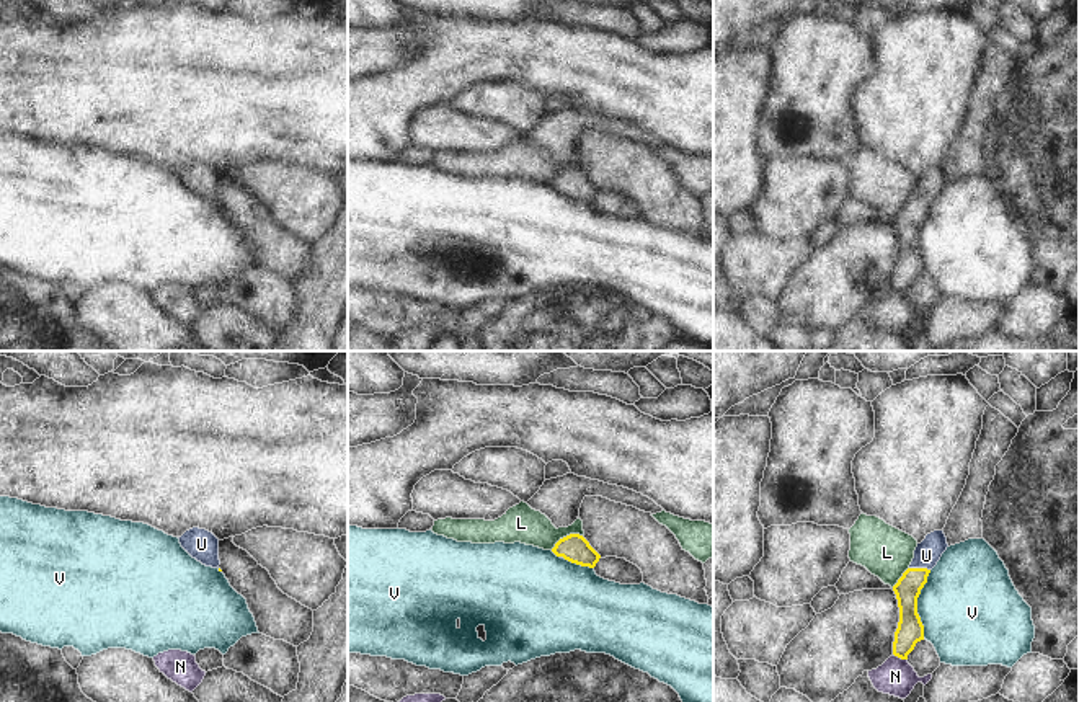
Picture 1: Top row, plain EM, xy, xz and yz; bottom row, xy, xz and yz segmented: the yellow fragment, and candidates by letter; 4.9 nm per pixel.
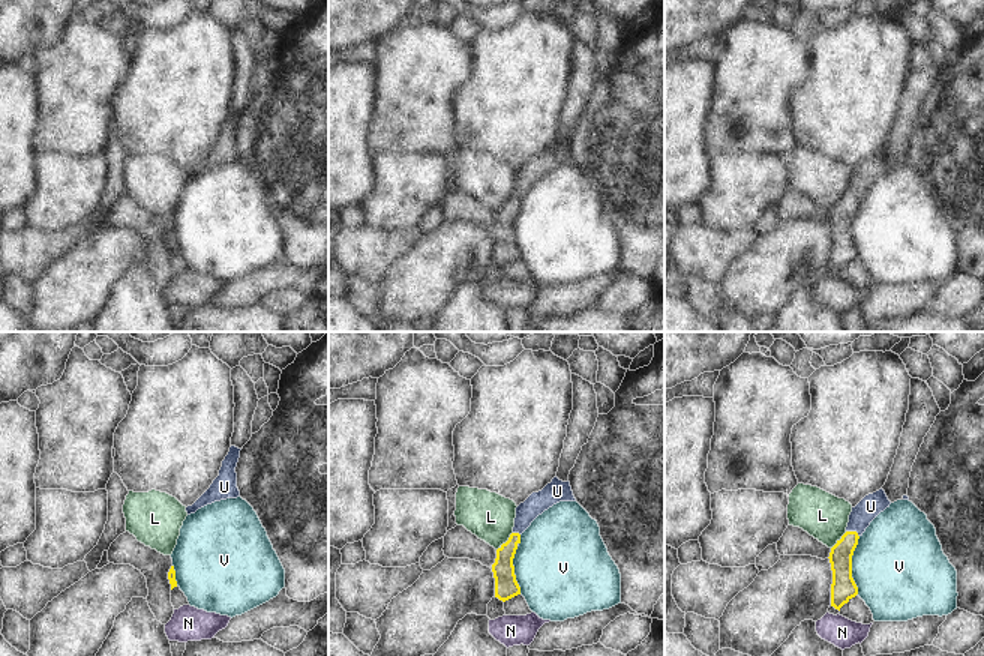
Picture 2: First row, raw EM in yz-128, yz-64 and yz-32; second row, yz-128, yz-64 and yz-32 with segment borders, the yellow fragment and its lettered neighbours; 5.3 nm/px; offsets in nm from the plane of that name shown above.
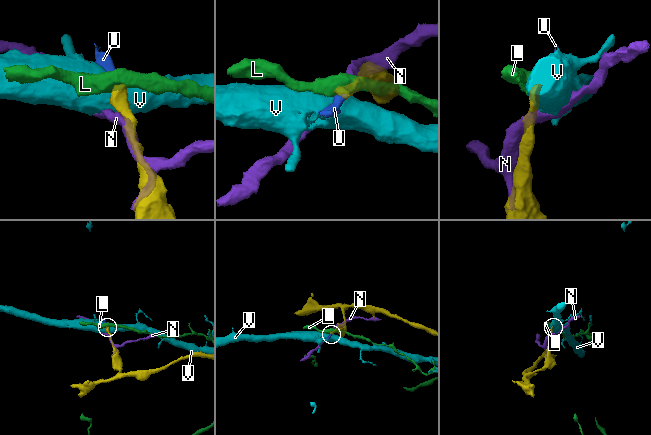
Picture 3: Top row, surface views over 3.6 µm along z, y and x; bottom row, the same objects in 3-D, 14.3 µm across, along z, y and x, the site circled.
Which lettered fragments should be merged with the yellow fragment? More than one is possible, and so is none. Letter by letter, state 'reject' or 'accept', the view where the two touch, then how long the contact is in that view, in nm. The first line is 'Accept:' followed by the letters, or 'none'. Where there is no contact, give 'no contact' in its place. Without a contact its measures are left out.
Accept: U
L: reject; meets yellow in xz; contact 180 nm long
N: reject; meets yellow in yz; contact 80 nm long
U: accept; meets yellow in yz; contact 110 nm long
V: reject; meets yellow in yz; contact 340 nm long

